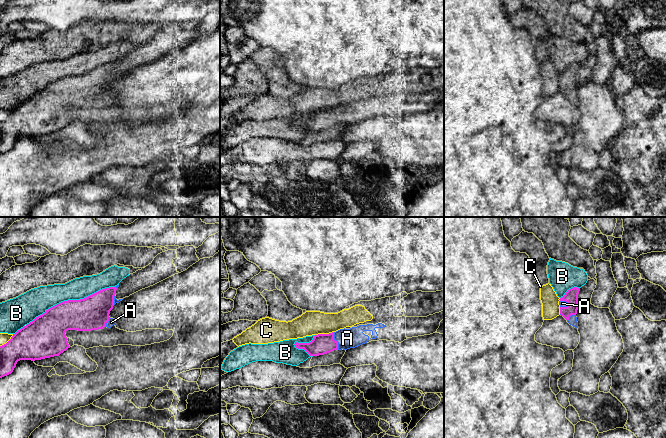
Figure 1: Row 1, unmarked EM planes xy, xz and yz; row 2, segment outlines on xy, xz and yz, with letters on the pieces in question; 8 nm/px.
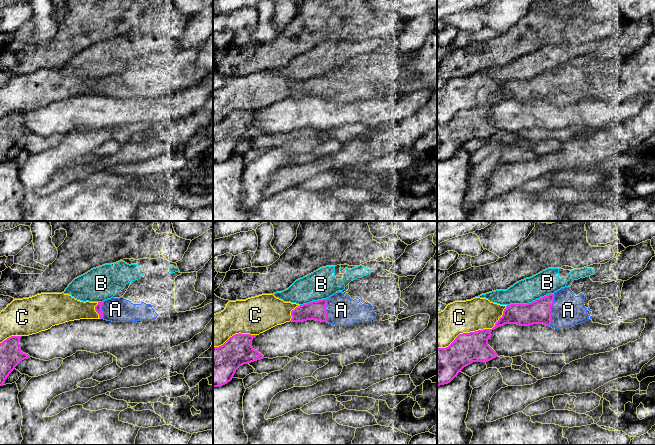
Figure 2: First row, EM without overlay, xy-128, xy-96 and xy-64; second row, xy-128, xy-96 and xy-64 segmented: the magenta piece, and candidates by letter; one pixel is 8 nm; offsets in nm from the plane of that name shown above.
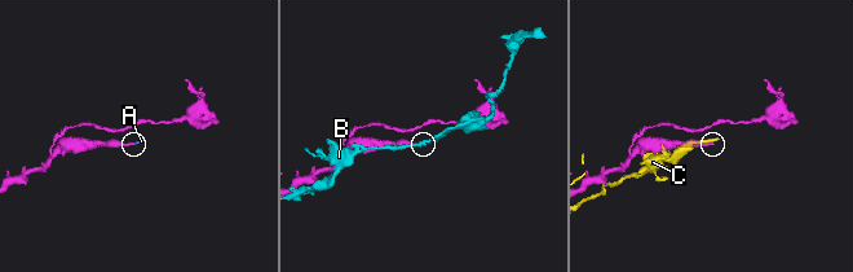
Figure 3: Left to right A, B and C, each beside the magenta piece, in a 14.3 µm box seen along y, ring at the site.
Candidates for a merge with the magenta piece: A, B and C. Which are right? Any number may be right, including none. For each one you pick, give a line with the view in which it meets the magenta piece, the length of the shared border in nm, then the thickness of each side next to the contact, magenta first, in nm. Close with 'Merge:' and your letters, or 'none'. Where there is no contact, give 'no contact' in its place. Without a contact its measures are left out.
A: meets magenta in xz; contact 150 nm long; 160 nm thick on the magenta side, 160 nm on the other
Merge: A

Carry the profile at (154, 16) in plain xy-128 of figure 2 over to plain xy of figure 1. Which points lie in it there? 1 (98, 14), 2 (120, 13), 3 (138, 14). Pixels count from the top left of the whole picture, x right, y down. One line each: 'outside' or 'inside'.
1: outside
2: outside
3: outside

